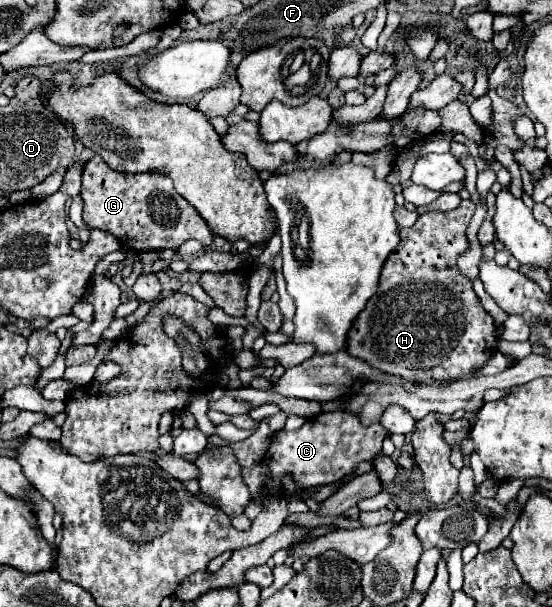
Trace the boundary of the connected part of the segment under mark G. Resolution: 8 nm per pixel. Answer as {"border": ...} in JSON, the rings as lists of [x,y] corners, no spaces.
{"border":[[[98,154],[86,162],[82,172],[82,200],[84,200],[84,224],[114,234],[126,250],[166,250],[176,248],[186,240],[200,240],[204,248],[210,248],[214,234],[202,216],[192,208],[178,192],[174,192],[172,180],[164,174],[138,174],[128,176],[112,170]]]}

